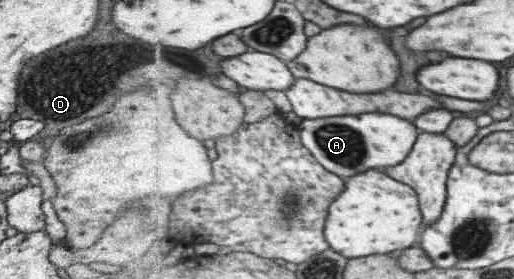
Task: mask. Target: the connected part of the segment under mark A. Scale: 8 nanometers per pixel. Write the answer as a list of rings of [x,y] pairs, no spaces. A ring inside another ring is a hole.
[[[369,112],[361,116],[303,119],[298,130],[301,142],[311,150],[317,160],[339,176],[355,176],[367,172],[369,168],[397,166],[407,159],[419,136],[415,124],[411,124],[409,120],[379,112]],[[375,132],[379,132],[379,136],[375,136]]]

